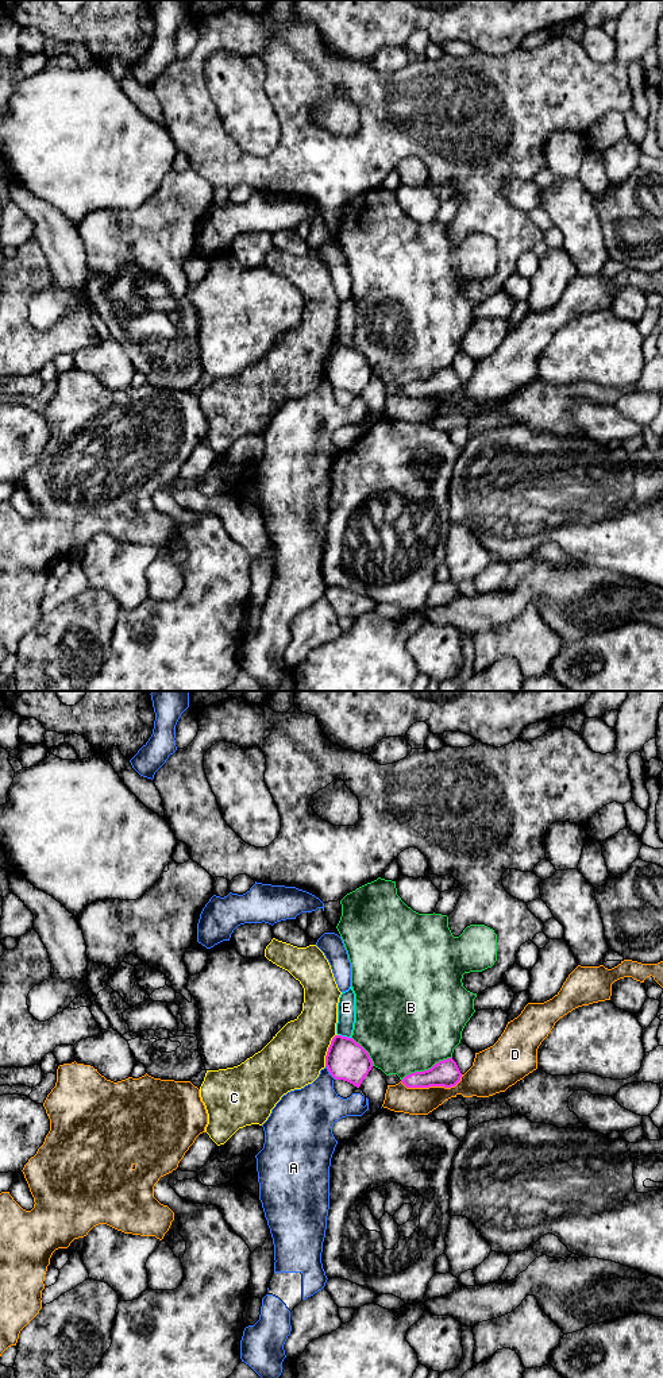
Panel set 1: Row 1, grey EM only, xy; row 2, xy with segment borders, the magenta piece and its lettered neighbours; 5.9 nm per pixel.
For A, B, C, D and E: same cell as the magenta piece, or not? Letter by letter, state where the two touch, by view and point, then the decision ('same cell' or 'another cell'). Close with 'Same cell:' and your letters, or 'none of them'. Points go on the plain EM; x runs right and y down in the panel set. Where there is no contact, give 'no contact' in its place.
A: xy (328, 379) | another cell
B: xy (426, 379) | another cell
C: xy (328, 359) | another cell
D: xy (432, 394) | another cell
E: xy (345, 346) | another cell
Same cell: none of them

